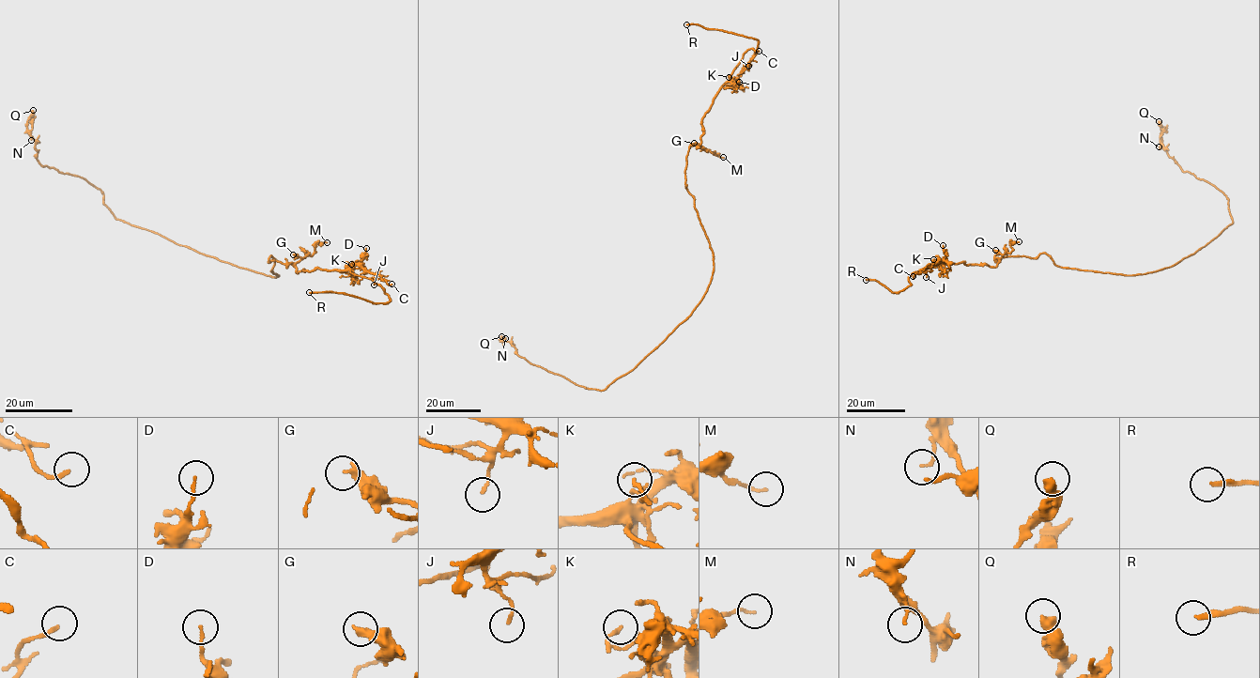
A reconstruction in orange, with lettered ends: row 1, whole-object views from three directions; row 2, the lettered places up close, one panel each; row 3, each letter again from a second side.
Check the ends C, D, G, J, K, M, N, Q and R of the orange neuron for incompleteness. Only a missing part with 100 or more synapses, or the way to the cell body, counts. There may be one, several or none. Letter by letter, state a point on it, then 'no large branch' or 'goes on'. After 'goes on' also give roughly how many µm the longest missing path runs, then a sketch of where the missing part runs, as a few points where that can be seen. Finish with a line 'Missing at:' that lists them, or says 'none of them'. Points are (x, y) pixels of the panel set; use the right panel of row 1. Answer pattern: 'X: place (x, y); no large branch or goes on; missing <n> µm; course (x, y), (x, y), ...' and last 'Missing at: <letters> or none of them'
C: place (913, 276); no large branch
D: place (943, 245); no large branch
G: place (995, 250); no large branch
J: place (926, 277); no large branch
K: place (933, 259); no large branch
M: place (1019, 241); no large branch
N: place (1159, 146); no large branch
Q: place (1159, 121); no large branch
R: place (866, 280); goes on; missing 10 µm; course (866, 280), (860, 273), (862, 263)
Missing at: R

